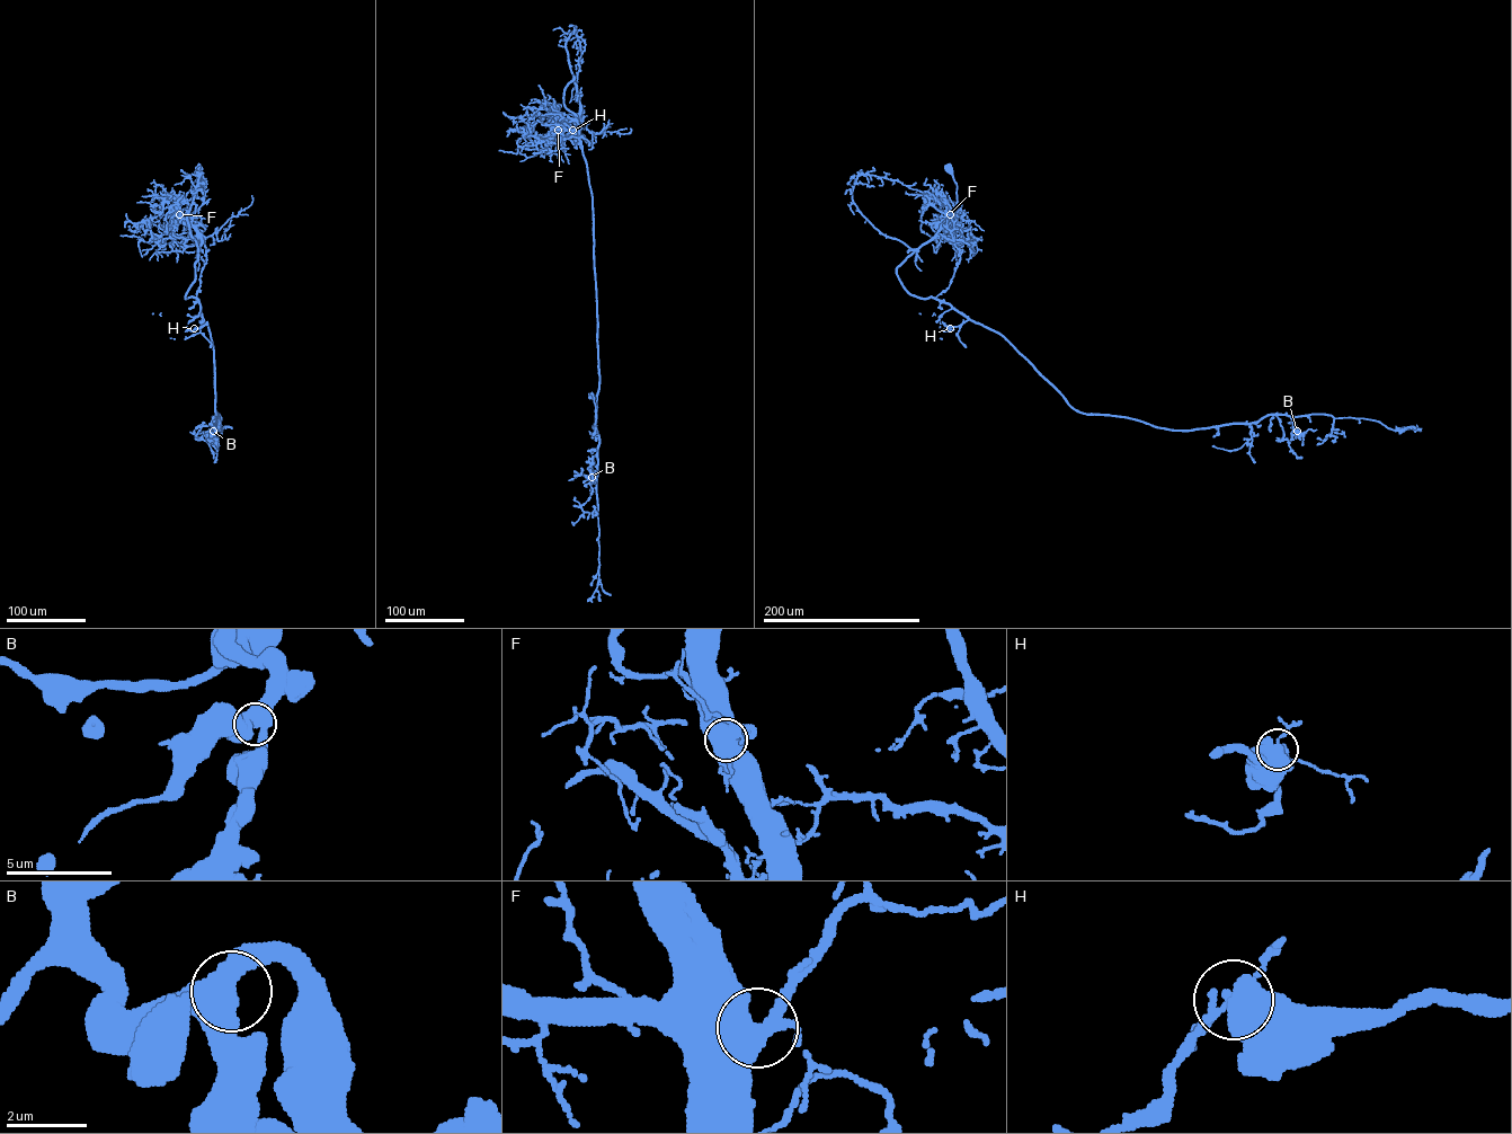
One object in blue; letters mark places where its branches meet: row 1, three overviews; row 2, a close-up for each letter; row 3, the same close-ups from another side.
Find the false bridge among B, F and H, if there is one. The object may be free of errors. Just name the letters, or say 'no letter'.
H

